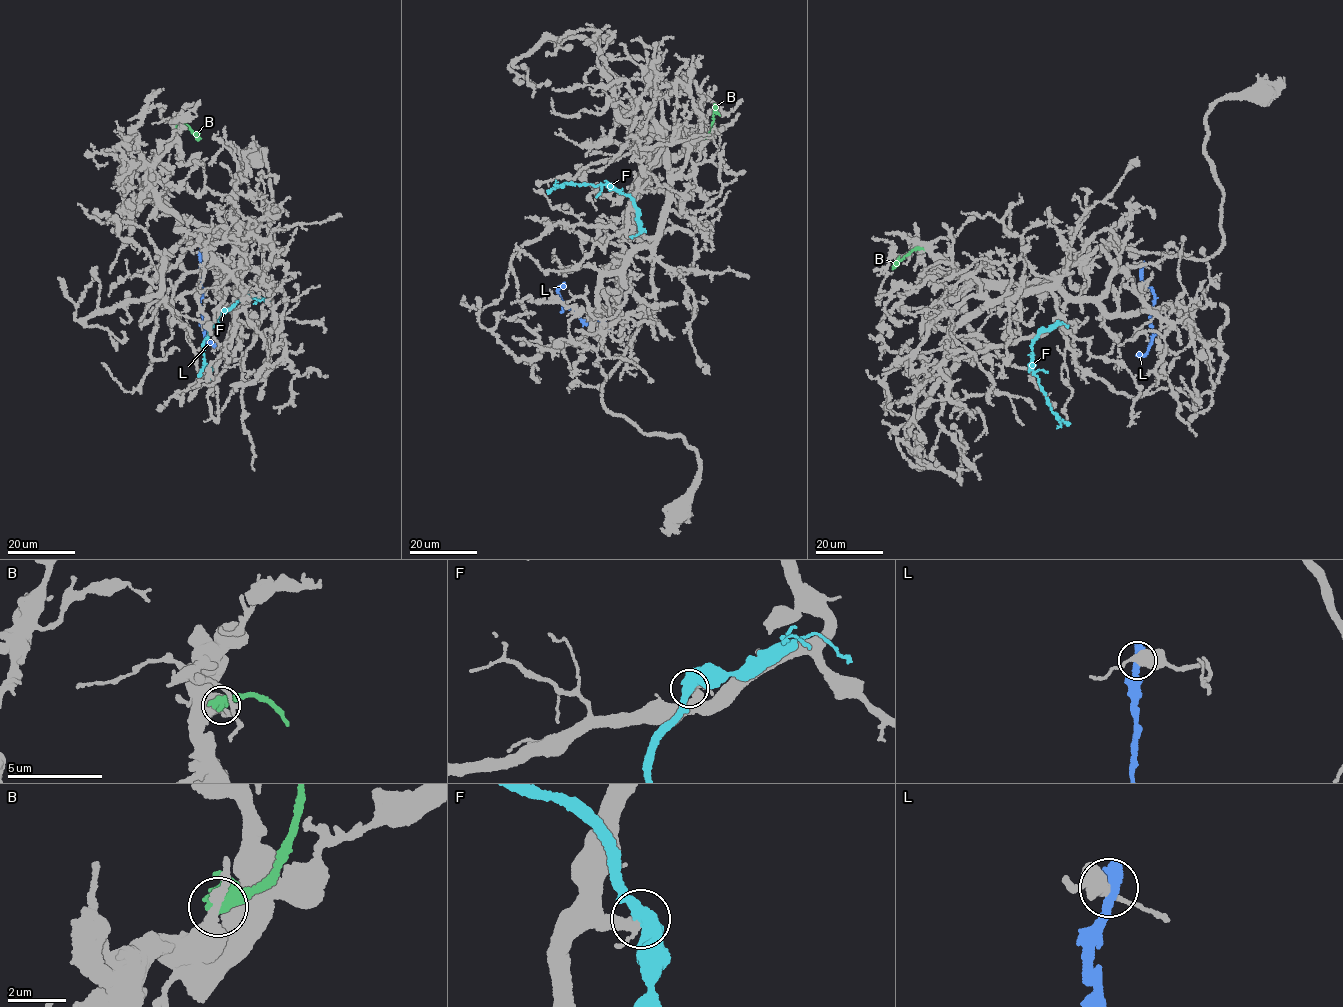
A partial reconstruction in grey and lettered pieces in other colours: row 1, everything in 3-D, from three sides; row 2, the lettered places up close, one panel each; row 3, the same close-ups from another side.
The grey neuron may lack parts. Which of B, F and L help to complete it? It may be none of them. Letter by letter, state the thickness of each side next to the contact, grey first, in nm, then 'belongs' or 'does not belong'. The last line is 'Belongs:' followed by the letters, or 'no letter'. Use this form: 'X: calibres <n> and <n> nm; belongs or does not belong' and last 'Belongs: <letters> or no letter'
B: calibres 320 and 440 nm; does not belong
F: calibres 240 and 600 nm; belongs
L: calibres 420 and 400 nm; does not belong
Belongs: F

